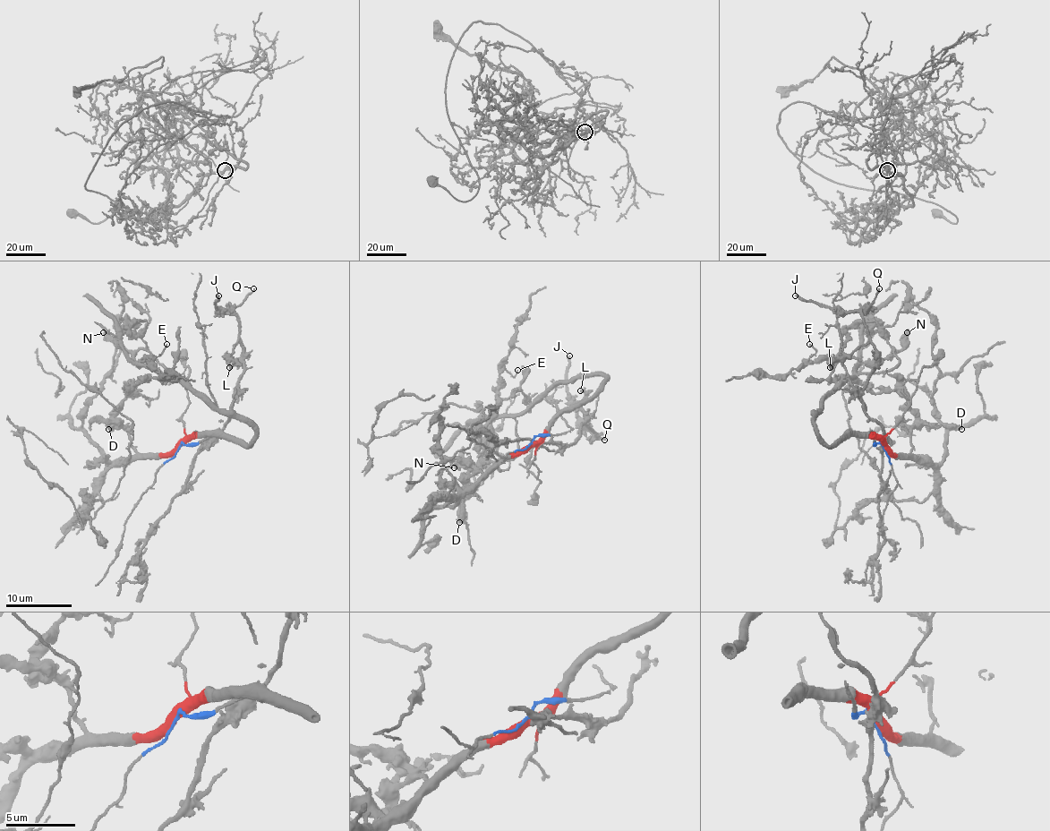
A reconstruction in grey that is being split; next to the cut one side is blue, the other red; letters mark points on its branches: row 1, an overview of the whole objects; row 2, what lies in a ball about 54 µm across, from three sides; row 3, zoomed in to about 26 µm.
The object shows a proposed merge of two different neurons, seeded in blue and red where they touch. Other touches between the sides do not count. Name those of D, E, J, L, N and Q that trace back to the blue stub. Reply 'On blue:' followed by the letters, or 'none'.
On blue: J, L, Q

